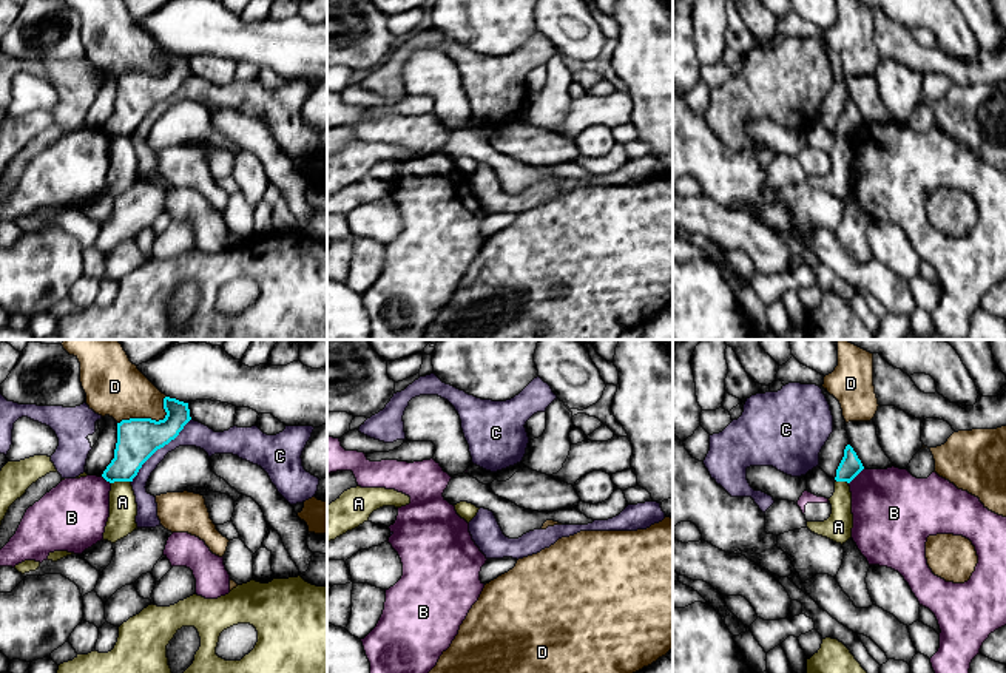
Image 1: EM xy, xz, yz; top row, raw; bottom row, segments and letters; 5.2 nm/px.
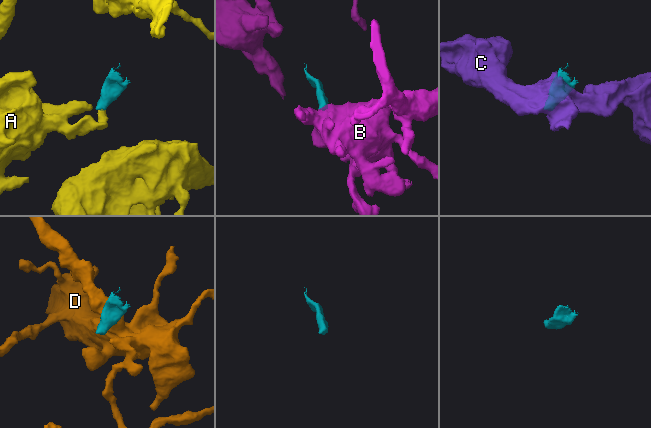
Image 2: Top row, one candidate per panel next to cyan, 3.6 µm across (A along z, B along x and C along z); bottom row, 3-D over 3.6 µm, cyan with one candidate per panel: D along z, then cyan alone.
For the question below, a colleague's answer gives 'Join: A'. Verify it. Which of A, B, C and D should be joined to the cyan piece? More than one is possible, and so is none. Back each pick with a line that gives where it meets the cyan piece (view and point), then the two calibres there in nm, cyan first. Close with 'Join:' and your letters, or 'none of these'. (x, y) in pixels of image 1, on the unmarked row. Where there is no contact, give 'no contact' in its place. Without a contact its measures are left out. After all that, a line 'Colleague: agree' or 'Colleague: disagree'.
Join: none of these
Colleague: disagree

